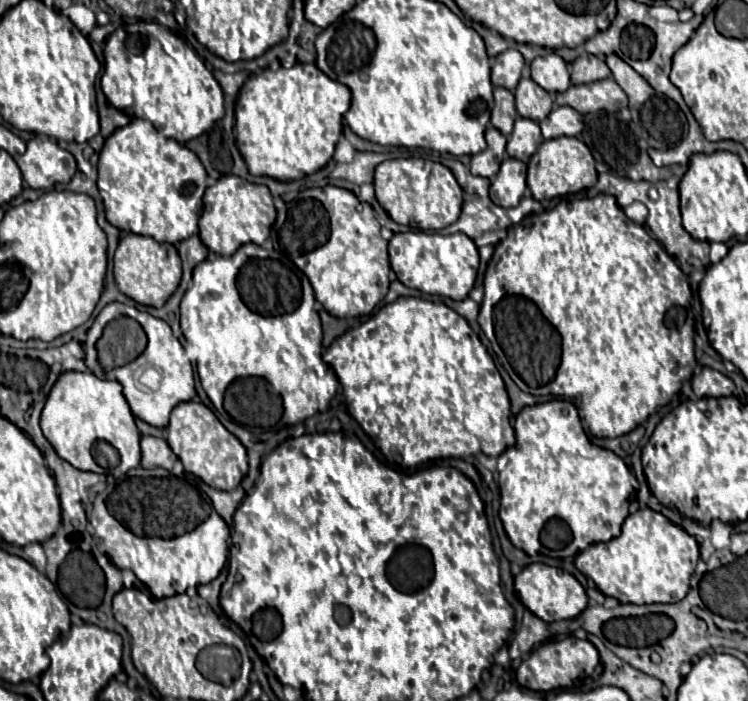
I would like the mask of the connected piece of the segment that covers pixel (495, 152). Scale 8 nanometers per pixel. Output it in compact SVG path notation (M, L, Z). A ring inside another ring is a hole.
M490 125L486 129L486 143L488 143L488 147L482 153L472 157L470 171L474 175L492 179L498 173L502 159L506 157L506 137L496 127Z

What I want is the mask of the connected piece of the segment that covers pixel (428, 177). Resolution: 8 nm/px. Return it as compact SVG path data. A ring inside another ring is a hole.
M390 159L376 167L374 189L378 203L386 213L402 225L410 225L422 231L438 231L454 223L460 215L464 193L448 167L430 159Z

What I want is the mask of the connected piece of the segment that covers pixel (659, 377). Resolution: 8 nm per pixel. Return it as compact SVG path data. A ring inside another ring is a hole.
M612 195L566 199L542 215L524 217L500 243L496 243L483 287L478 323L493 344L491 347L499 356L498 362L522 391L536 396L554 395L574 403L594 437L620 437L630 433L644 423L658 405L666 405L666 395L678 393L680 383L692 377L696 359L694 321L688 313L692 291L687 278L666 249L646 229L626 217ZM504 293L532 299L562 335L562 361L554 380L546 385L529 388L515 373L497 343L492 311Z

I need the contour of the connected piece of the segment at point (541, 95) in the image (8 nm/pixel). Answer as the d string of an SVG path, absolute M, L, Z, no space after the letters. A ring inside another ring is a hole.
M520 79L514 97L516 97L518 113L538 123L546 119L546 115L554 109L552 97L542 87L538 87L532 79Z

